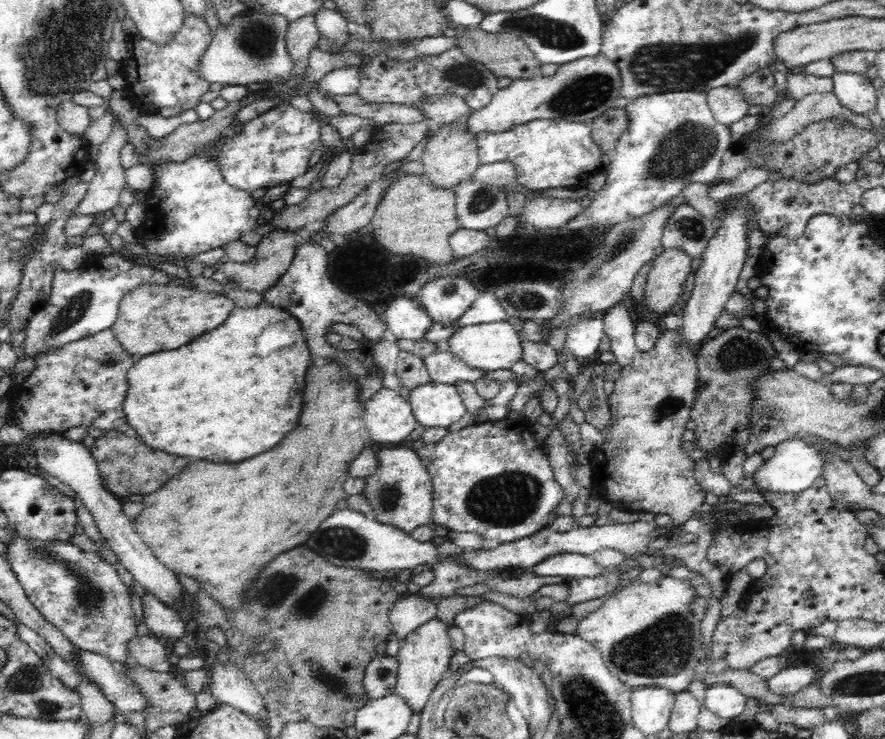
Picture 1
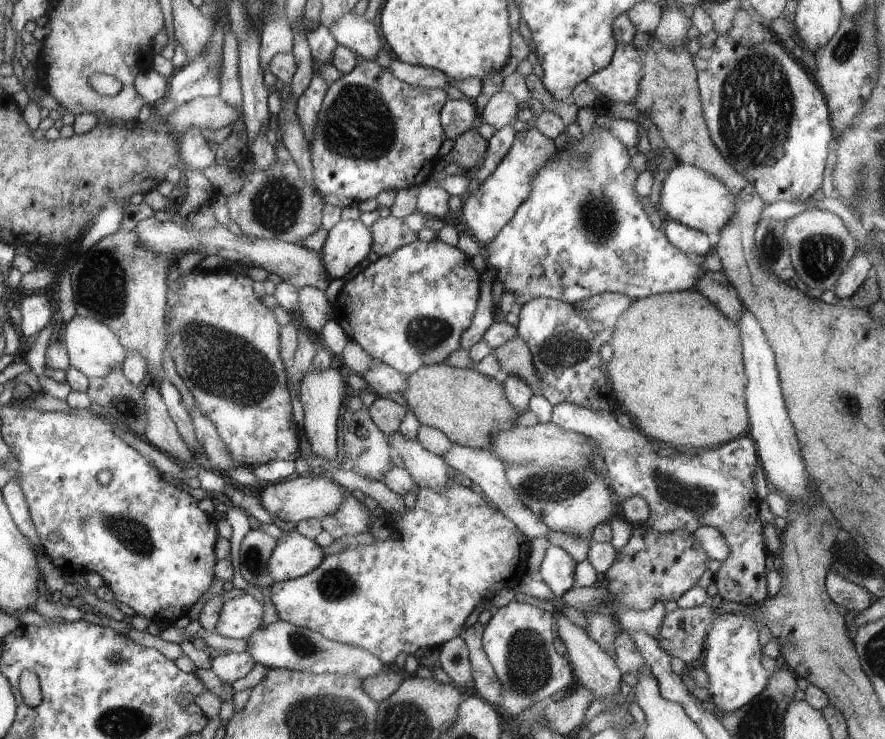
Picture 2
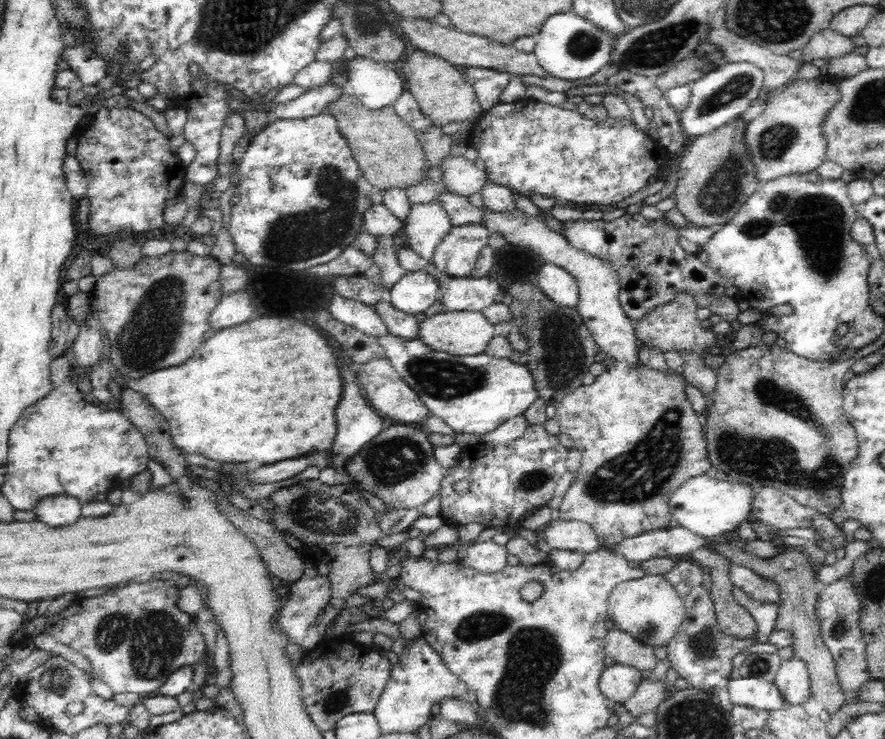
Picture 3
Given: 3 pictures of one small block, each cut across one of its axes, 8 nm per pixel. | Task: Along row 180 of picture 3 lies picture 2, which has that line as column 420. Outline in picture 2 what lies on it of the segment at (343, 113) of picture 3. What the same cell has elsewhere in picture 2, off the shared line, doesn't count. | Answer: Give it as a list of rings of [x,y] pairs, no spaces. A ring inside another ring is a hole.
[[[444,363],[431,364],[419,368],[415,373],[408,374],[407,383],[407,392],[403,396],[408,401],[419,422],[441,430],[453,444],[458,443],[473,449],[492,452],[493,435],[516,426],[515,422],[520,415],[519,410],[506,395],[503,385],[496,379],[480,374],[476,369],[459,369]]]

